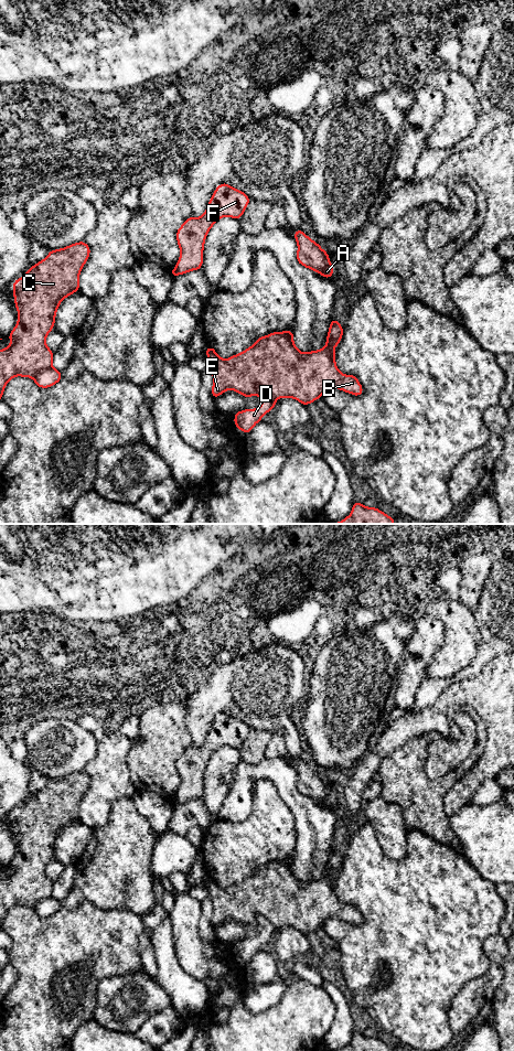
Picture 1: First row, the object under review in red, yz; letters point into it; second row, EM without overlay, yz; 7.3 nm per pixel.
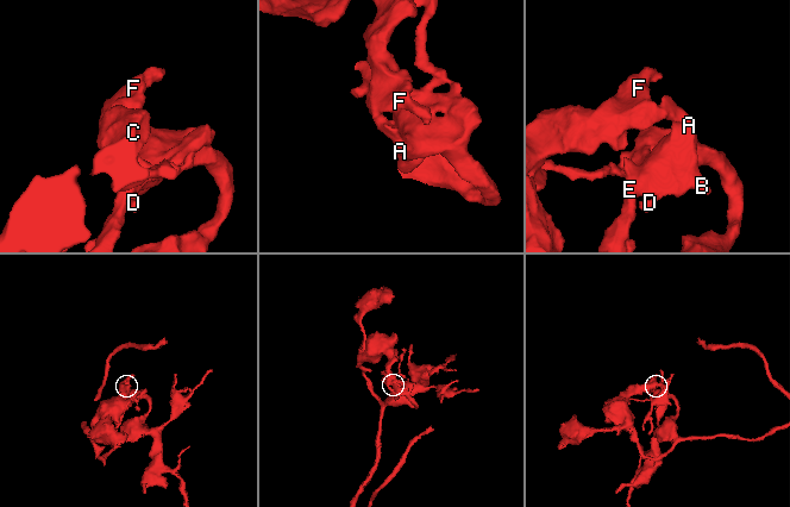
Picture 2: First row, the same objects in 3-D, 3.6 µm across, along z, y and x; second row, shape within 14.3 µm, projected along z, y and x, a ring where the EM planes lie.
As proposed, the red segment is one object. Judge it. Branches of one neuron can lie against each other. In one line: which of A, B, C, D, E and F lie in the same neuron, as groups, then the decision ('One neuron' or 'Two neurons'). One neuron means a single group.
Groups: A B C E F / D. Two neurons

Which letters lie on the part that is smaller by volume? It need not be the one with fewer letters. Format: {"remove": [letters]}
{"remove": ["D"]}

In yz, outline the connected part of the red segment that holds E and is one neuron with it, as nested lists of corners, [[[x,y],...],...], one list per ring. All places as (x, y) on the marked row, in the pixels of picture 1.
[[[332,318],[326,345],[320,351],[301,353],[293,344],[293,331],[274,332],[259,337],[244,352],[223,360],[212,346],[206,348],[208,367],[213,375],[212,397],[215,399],[225,390],[235,390],[246,398],[256,396],[256,386],[263,385],[276,398],[290,397],[307,406],[321,398],[332,387],[354,396],[363,394],[363,387],[354,375],[343,375],[335,365],[333,348],[343,335],[342,325]]]

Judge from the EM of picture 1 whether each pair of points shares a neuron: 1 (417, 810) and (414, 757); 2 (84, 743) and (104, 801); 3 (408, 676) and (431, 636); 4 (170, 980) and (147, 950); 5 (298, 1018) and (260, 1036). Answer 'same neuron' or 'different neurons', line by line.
1: same neuron
2: different neurons
3: same neuron
4: different neurons
5: same neuron

